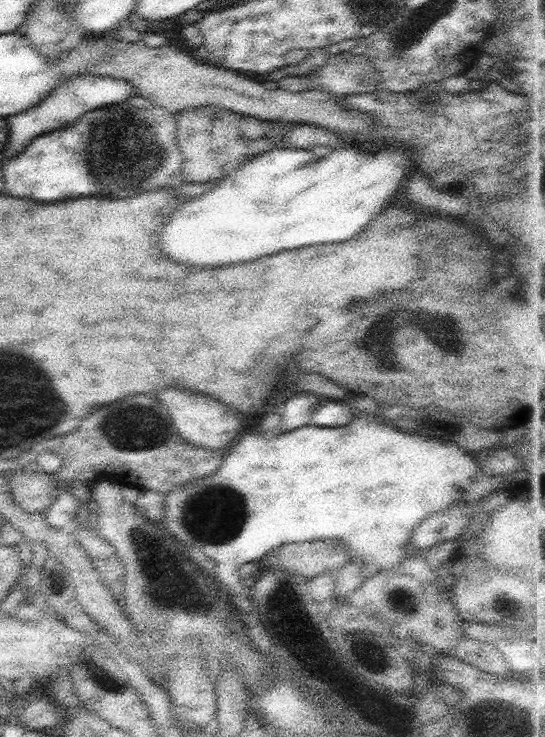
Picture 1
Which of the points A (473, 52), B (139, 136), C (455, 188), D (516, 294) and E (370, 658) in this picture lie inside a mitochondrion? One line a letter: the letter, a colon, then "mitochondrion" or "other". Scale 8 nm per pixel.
A: other
B: mitochondrion
C: other
D: other
E: mitochondrion

